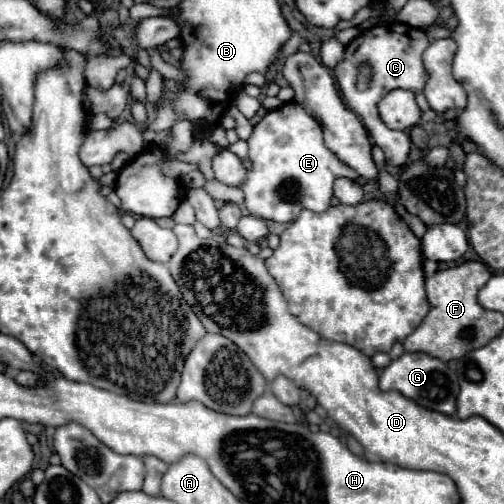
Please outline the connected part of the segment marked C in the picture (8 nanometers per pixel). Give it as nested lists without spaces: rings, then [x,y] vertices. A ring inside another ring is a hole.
[[[393,21],[393,23],[381,23],[375,25],[367,31],[363,31],[359,37],[355,37],[347,47],[345,47],[345,57],[343,61],[335,67],[335,77],[339,83],[339,89],[347,101],[347,105],[361,115],[371,141],[383,149],[385,159],[389,165],[395,167],[403,167],[409,159],[409,149],[411,149],[411,139],[409,135],[405,135],[403,131],[395,131],[389,129],[377,113],[377,103],[383,95],[387,95],[393,89],[402,88],[418,93],[423,91],[423,83],[427,79],[427,73],[423,71],[423,63],[421,63],[421,55],[423,51],[429,47],[429,37],[425,35],[423,29],[415,29],[409,27],[405,23]],[[363,67],[367,67],[369,71],[373,71],[373,77],[369,77],[369,85],[367,89],[359,91],[357,89],[357,77],[363,71]]]

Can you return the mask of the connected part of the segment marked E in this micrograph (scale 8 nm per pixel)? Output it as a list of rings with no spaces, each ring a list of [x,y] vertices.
[[[295,101],[281,105],[279,109],[269,111],[253,129],[253,135],[247,139],[249,143],[249,159],[251,167],[247,171],[247,183],[241,187],[245,193],[245,205],[251,215],[271,221],[289,223],[295,221],[301,209],[309,211],[325,211],[333,199],[333,183],[341,177],[357,179],[355,171],[351,171],[345,163],[341,163],[323,143],[321,127],[315,123],[311,115],[303,111]]]

